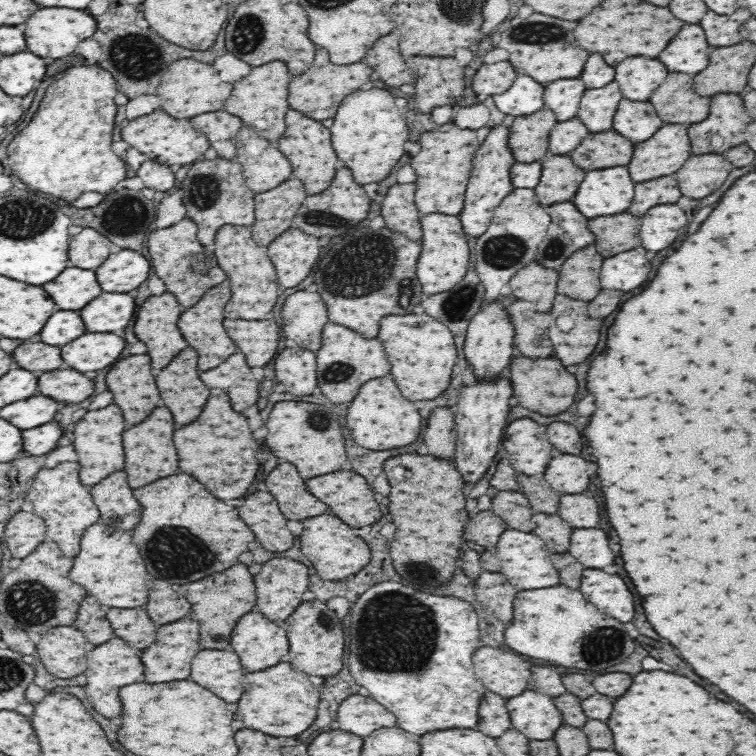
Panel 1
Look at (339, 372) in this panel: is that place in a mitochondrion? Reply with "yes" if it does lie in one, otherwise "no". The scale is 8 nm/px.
yes

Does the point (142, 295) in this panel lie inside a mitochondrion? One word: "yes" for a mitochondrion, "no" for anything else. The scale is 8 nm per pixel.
no

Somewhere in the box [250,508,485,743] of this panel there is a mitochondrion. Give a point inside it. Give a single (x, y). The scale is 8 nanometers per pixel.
(390, 625)

